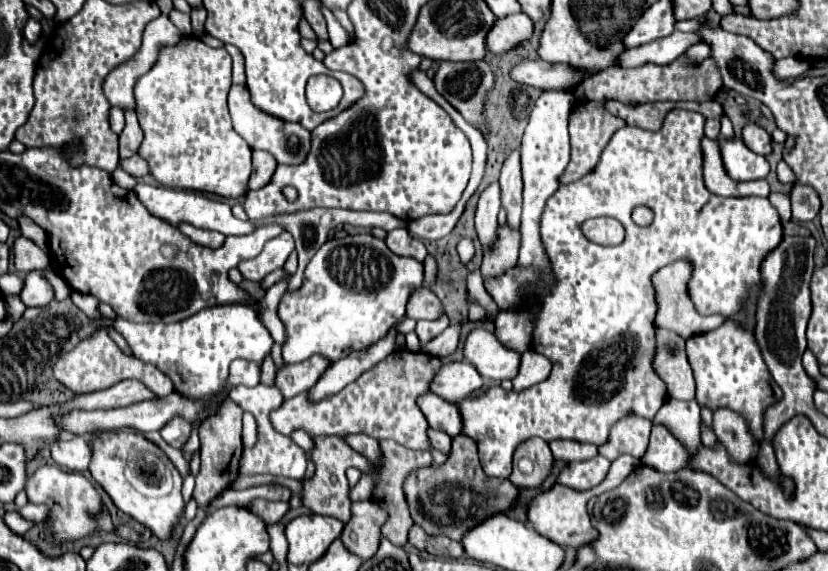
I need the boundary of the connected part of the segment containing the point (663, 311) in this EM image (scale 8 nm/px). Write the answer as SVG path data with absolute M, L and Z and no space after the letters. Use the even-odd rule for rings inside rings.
M680 260L680 262L672 262L664 268L660 268L654 276L652 276L652 284L656 284L656 302L658 302L658 312L656 312L656 324L662 328L668 328L676 334L680 334L682 338L690 338L696 334L704 334L710 332L714 328L718 328L727 318L725 316L715 314L713 316L700 316L696 308L692 306L692 300L688 298L688 282L692 278L692 262L688 260Z

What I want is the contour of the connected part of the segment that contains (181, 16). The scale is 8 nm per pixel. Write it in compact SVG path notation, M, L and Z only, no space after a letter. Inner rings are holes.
M172 10L172 12L168 14L168 18L172 18L172 24L174 24L180 32L184 32L184 34L190 34L190 32L192 32L192 26L190 26L190 14Z

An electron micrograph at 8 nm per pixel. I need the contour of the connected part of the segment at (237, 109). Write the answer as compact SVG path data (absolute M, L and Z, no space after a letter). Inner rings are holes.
M232 85L228 93L228 109L232 116L234 130L246 140L252 150L270 152L278 164L300 164L308 156L310 150L310 132L300 124L282 122L274 116L268 116L260 110L254 110L250 102L250 92L246 85Z

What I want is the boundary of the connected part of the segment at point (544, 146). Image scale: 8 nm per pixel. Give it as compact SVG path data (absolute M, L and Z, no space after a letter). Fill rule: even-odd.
M542 92L536 100L536 106L530 114L530 122L526 126L522 138L522 180L523 180L523 209L521 215L520 233L521 246L518 266L542 266L542 277L538 284L529 288L529 294L544 294L554 284L550 262L538 232L540 216L548 198L558 190L558 178L568 166L570 160L570 142L568 142L568 114L572 108L574 94L572 92Z

